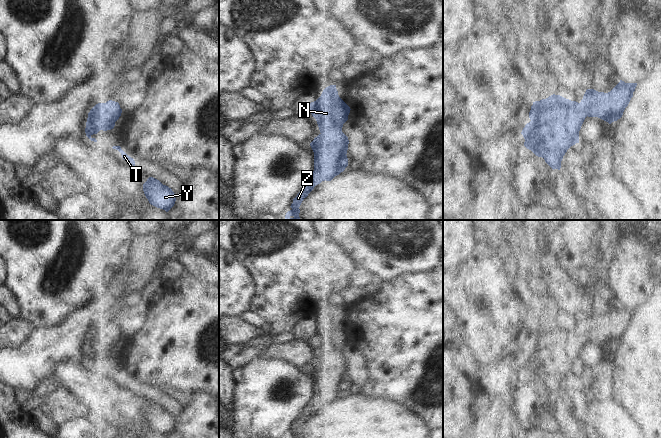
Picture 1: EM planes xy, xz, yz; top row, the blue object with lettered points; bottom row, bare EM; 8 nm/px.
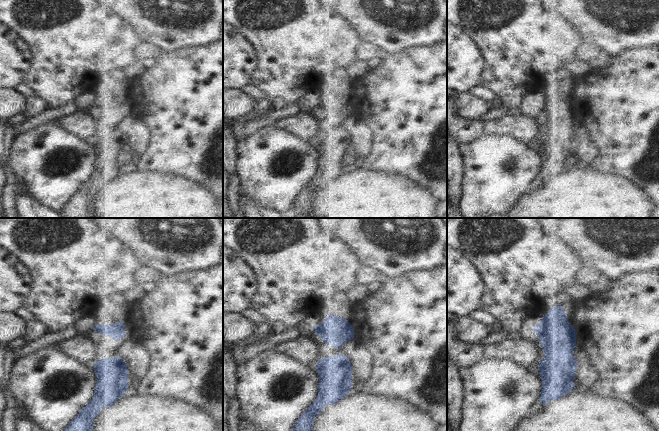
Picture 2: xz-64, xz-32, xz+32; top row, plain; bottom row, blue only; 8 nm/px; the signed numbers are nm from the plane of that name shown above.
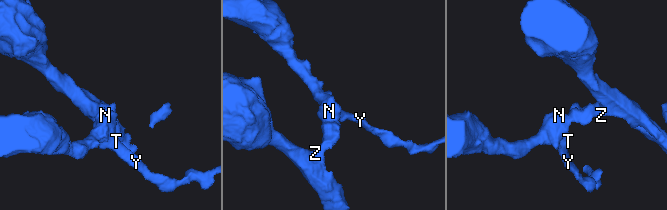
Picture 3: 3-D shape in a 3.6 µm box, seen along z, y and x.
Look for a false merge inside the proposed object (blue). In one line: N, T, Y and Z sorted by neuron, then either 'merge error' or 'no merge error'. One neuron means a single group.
N T Y Z; no merge error

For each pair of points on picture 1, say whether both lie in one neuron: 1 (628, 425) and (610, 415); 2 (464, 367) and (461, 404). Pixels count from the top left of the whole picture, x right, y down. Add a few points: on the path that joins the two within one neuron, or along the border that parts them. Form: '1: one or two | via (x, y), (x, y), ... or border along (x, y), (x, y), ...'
1: one | via (624, 425), (620, 425), (614, 419)
2: one | via (460, 376), (461, 395)

